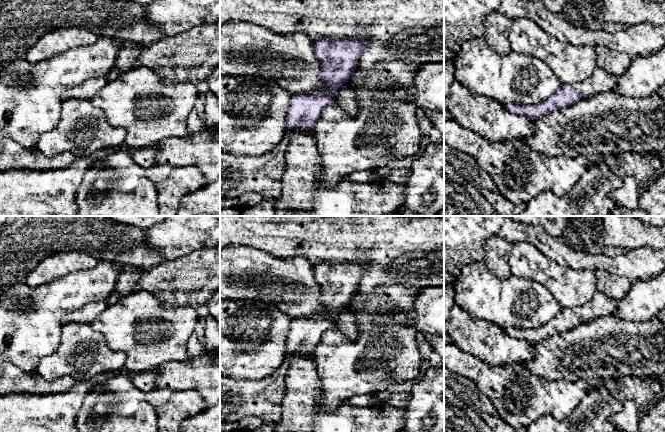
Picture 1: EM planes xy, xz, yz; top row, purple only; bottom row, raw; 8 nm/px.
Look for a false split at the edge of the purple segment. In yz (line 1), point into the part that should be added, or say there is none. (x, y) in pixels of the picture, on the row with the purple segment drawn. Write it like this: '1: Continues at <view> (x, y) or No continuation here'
1: Continues at yz (600, 81)

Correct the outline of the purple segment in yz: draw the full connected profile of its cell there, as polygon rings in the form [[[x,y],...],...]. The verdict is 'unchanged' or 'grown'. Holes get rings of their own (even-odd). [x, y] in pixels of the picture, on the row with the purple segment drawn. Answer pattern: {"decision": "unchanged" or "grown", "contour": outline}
{"decision": "grown", "contour": [[[596,67],[592,75],[576,84],[565,84],[552,96],[537,105],[507,104],[504,107],[513,114],[525,115],[534,120],[555,110],[570,106],[580,99],[588,99],[600,93],[614,91],[618,86],[618,76]]]}

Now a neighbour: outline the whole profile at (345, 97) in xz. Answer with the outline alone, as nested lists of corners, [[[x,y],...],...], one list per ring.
[[[347,82],[339,87],[332,97],[332,103],[341,107],[348,115],[358,115],[361,102],[357,99],[356,91]]]

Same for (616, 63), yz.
[[[605,46],[595,47],[597,53],[597,66],[608,73],[619,76],[630,66],[632,58],[625,53],[613,51]]]

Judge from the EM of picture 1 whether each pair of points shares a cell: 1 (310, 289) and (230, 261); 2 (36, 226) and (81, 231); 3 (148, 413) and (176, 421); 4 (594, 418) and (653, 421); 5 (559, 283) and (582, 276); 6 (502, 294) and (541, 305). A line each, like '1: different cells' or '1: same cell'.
1: same cell
2: same cell
3: different cells
4: different cells
5: same cell
6: same cell

